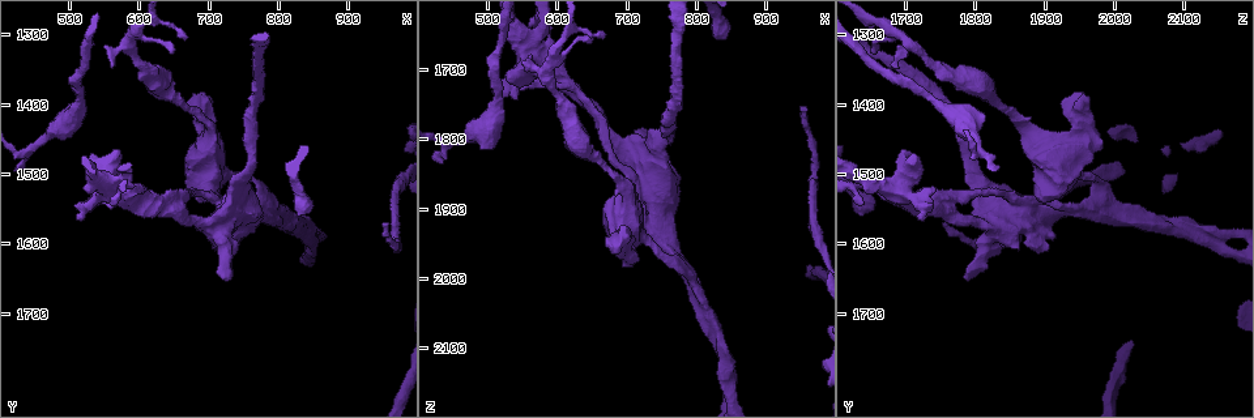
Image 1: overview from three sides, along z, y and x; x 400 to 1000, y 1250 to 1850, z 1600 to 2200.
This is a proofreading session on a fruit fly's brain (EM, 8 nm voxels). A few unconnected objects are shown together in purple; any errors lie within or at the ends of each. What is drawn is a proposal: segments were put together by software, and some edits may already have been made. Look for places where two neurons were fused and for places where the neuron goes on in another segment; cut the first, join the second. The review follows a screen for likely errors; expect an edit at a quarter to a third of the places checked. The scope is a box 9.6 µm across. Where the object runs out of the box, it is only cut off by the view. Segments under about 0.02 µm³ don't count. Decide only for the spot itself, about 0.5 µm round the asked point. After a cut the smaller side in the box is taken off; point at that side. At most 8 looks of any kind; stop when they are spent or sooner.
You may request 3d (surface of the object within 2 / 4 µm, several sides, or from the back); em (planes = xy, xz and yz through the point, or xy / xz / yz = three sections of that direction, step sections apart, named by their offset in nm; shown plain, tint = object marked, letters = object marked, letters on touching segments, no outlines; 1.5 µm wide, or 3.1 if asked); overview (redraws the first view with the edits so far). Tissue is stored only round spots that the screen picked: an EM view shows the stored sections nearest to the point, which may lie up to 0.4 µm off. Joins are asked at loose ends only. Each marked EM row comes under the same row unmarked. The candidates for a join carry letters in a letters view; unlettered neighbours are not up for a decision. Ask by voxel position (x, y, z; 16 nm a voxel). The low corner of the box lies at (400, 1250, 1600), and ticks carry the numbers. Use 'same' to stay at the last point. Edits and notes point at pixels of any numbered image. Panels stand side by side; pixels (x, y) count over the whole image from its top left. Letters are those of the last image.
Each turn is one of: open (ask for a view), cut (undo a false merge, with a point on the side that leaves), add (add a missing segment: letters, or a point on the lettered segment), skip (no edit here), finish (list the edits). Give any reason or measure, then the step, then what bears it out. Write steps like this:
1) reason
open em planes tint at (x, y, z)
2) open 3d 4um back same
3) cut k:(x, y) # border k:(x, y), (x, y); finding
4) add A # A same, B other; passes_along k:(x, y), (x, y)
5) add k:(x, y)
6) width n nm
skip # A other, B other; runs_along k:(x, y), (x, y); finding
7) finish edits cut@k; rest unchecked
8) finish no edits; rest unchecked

stops while still wide
open em xz step 8 tint at (680, 1385, 1955)

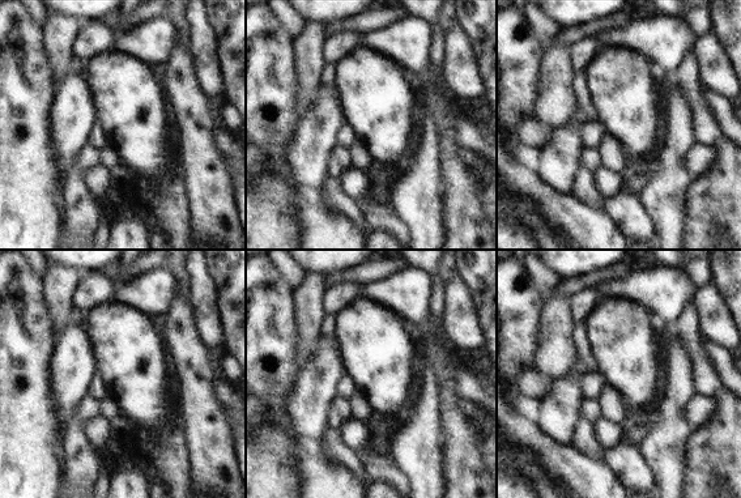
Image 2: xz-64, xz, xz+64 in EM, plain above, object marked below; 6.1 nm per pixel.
cut it another way
open em planes letters same

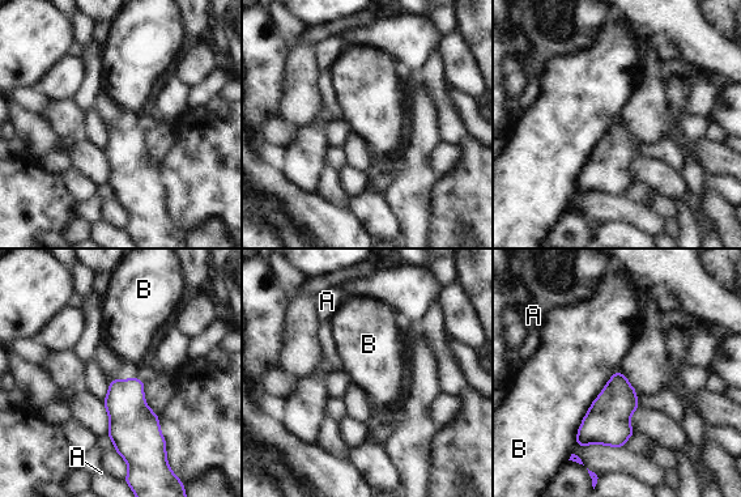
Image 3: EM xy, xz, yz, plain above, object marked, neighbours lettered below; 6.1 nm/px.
skip # A other, B other; border 3:(620, 370), (592, 402), (574, 444); none of them fits

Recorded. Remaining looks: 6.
branch stops here
open 3d 2um at (575, 1470, 1710)

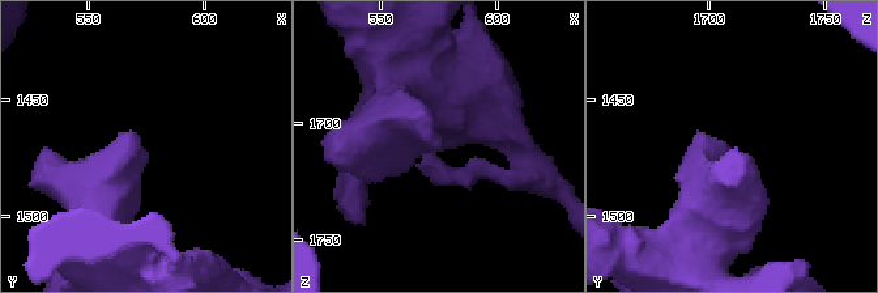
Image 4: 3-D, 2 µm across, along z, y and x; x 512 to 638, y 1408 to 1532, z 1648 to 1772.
open em xz step 8 letters at (572, 1470, 1709)

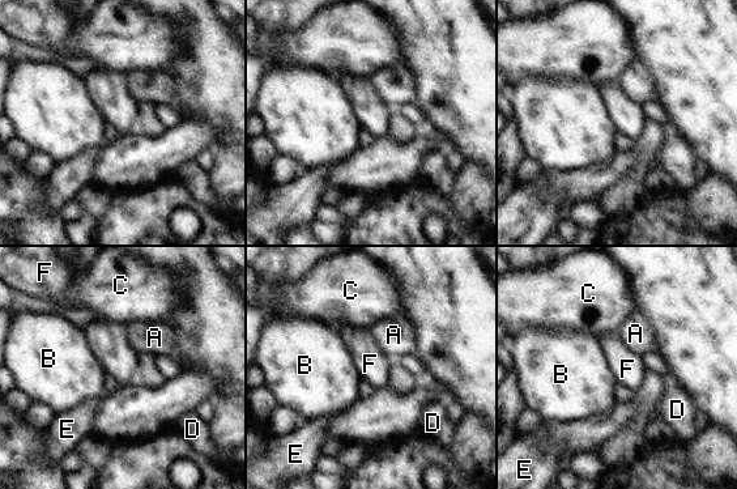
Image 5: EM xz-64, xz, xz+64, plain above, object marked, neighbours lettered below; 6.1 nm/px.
open em planes letters same

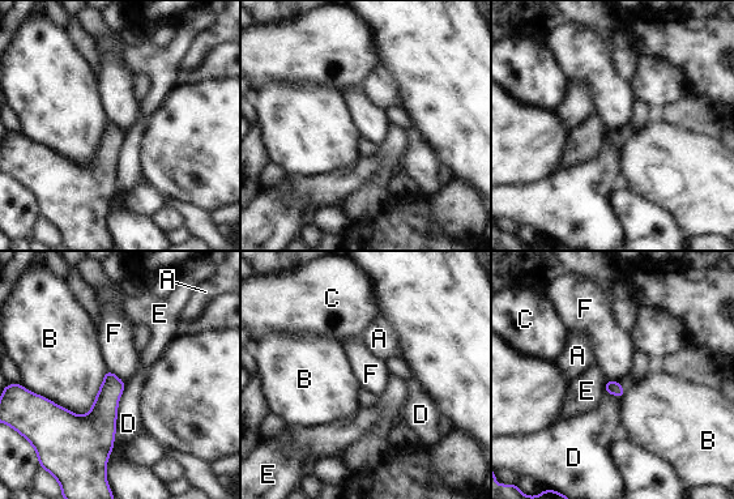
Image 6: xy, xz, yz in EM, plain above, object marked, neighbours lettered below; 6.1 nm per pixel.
longest_contact B 500 nm
skip # A other, B other, C other, D other, E other, F other; border 6:(107, 370), (124, 382); none of them fits

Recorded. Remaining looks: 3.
an open end
open 3d 4um at (565, 1345, 1690)

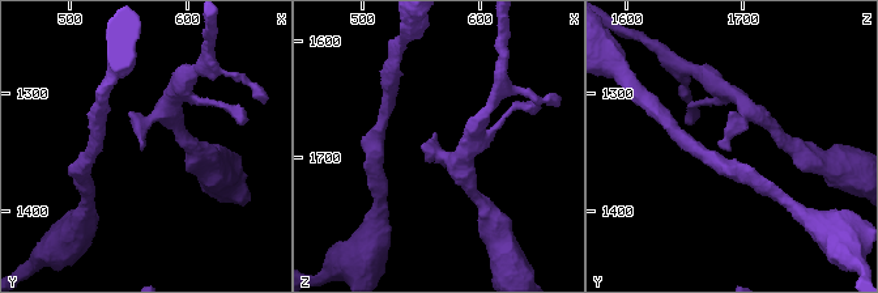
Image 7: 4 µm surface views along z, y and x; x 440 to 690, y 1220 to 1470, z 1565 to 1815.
open em planes letters at (564, 1348, 1686)

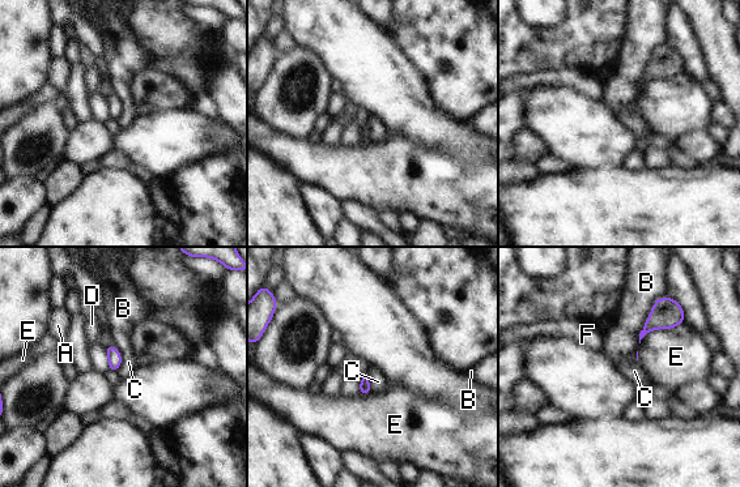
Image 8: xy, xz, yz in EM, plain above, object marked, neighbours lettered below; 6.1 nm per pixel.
skip # A other, B other, C other, D other, E other, F other; none of them fits

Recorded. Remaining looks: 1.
finish no edits; rest unchecked

